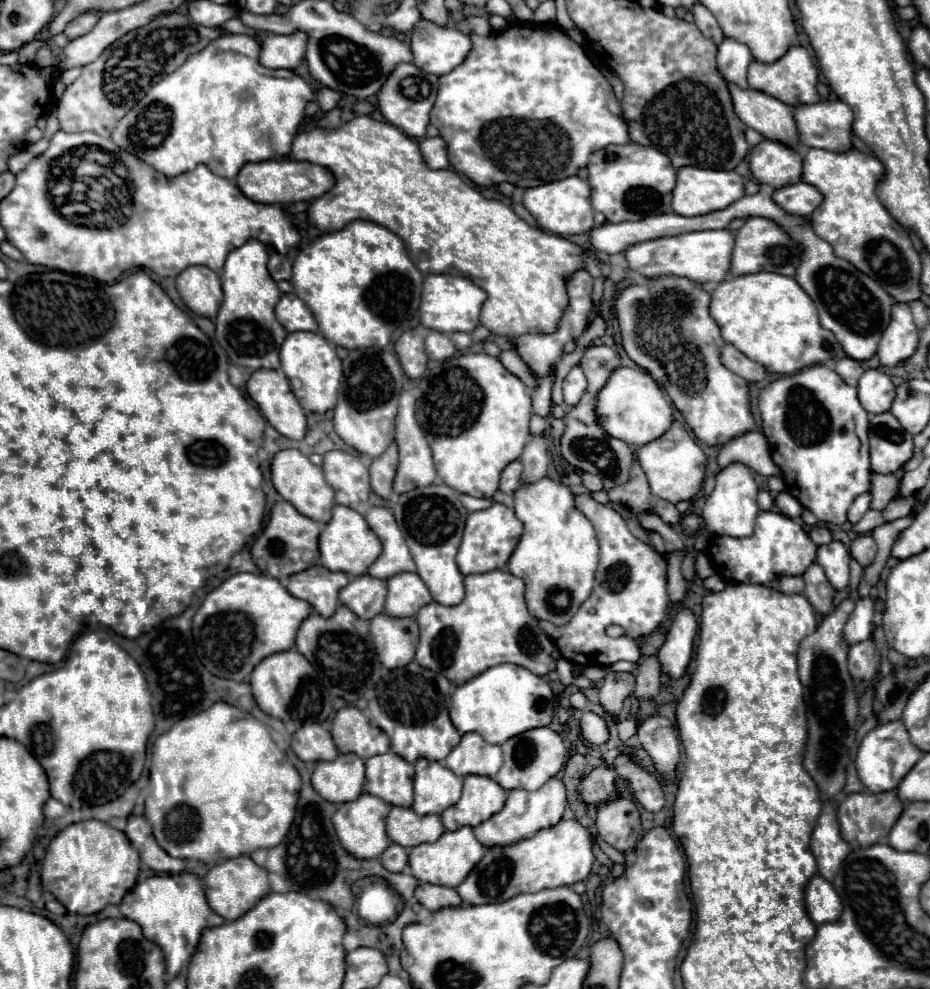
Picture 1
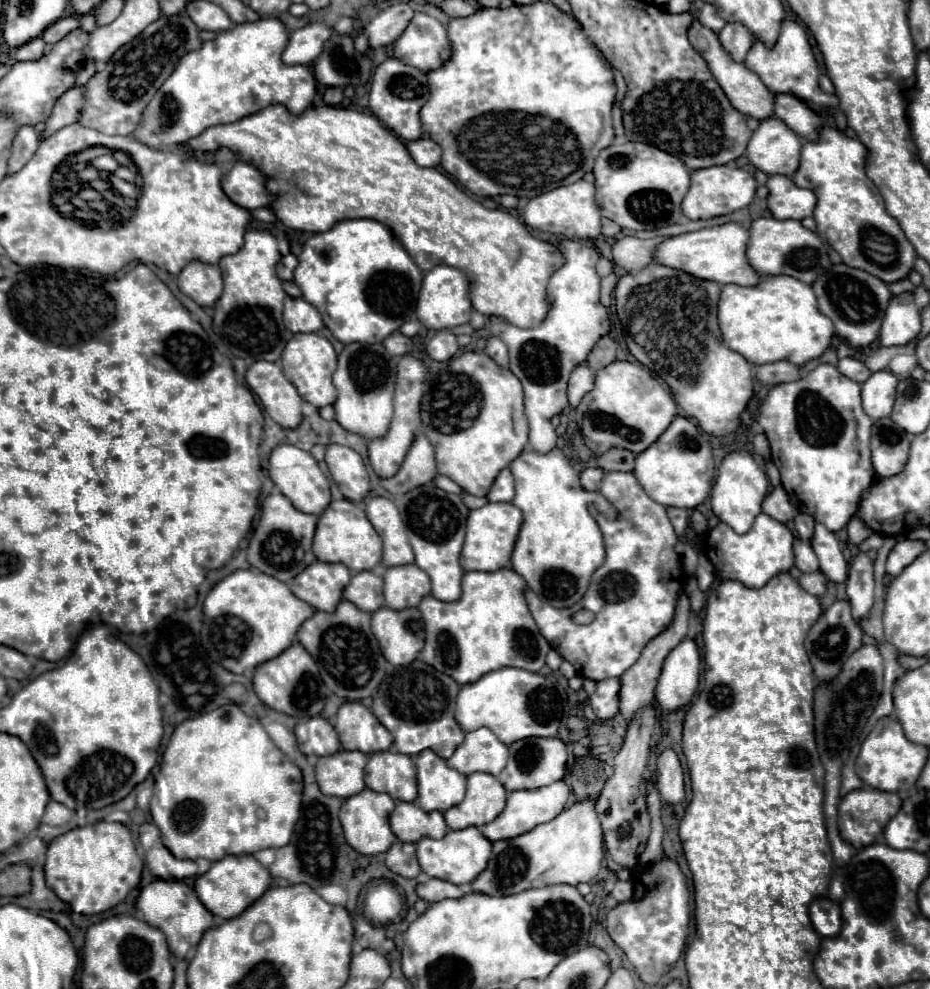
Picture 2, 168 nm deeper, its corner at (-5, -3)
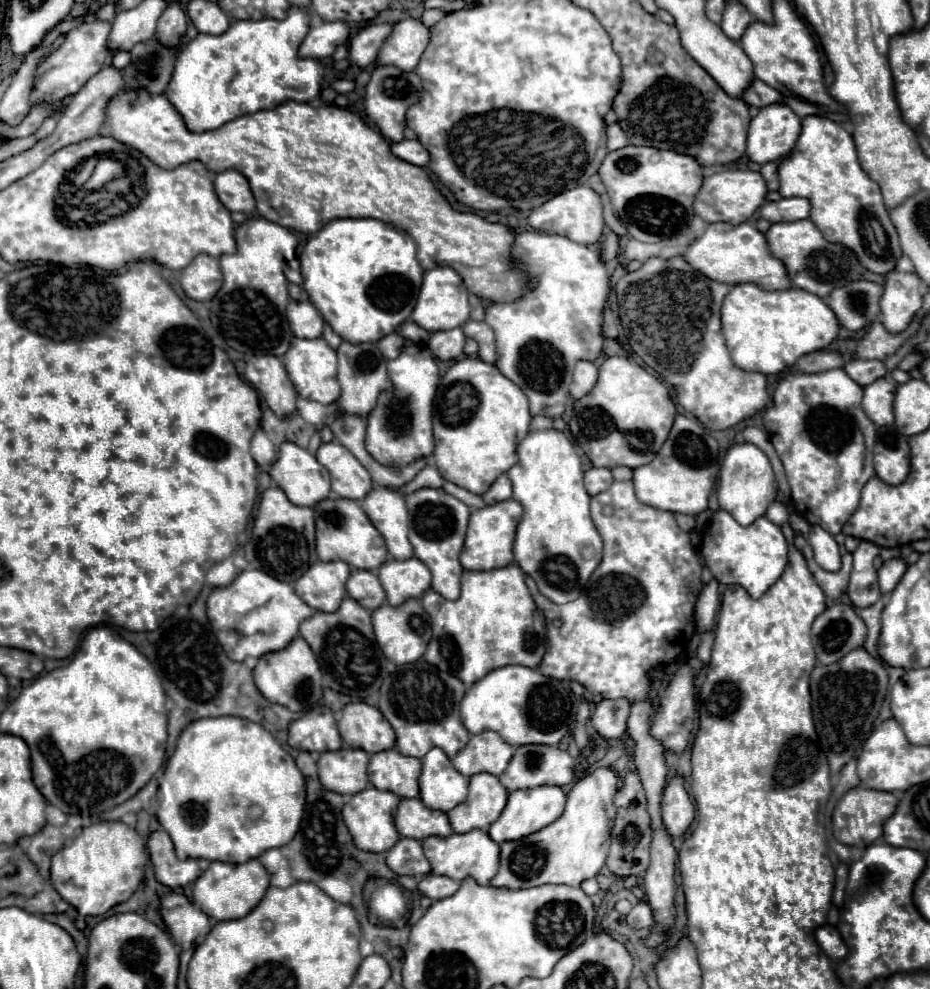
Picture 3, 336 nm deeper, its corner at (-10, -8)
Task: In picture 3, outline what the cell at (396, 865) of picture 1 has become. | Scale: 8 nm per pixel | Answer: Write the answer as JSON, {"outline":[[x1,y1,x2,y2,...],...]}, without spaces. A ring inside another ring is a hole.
{"outline":[[400,838,386,854,386,864,398,876,426,876,432,872,420,842,412,838]]}

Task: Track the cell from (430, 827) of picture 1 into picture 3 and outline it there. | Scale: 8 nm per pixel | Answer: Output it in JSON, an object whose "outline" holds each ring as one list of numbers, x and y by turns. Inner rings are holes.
{"outline":[[404,798,398,804,394,824,404,838,424,840,426,836,450,836,448,816,438,810,428,810,420,798]]}

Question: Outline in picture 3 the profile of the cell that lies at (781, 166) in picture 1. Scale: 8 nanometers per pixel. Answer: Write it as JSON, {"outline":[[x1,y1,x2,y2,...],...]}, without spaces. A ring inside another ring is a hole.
{"outline":[[786,104,762,108,760,114,750,122,746,156,758,164,782,160,782,156,794,148,798,128,802,128,800,118]]}

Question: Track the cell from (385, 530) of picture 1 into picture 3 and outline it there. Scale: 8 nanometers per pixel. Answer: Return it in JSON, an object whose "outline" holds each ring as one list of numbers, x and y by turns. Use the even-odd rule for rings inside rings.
{"outline":[[374,488,370,494,366,494,366,498,360,504,362,504,364,512,370,516,370,522,378,528,378,532,382,532,382,536,386,540,386,548,394,560,406,560,406,556,414,556,412,544,408,540,408,510,406,510,404,496,398,490]]}

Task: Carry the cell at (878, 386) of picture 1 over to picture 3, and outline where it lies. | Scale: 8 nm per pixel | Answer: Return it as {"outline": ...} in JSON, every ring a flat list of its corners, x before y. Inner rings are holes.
{"outline":[[890,378,876,380,864,388,862,410,876,426,890,426,894,422,894,392,898,384]]}

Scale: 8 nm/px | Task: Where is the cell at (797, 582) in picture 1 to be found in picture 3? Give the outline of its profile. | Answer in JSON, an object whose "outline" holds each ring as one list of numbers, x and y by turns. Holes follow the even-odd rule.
{"outline":[[846,552,842,556,842,568,840,568,840,572,826,572,826,570,820,568,820,570,814,572,814,578,816,578,818,586,822,588,822,592,826,594,826,598,836,600,846,590,850,570,852,570,852,554]]}

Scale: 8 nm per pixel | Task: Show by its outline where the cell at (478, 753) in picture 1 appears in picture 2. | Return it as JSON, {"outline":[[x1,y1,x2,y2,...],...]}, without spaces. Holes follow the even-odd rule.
{"outline":[[481,727,465,735,465,741,455,749,447,763,463,775,471,775,475,771,499,775,507,763,507,745,501,743,487,727]]}

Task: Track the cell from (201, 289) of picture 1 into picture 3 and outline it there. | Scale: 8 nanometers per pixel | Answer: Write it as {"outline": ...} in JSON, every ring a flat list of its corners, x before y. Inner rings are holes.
{"outline":[[200,254,196,256,182,272,180,280,182,290,188,298,198,302,208,302,214,298,214,292,222,286,222,272,218,268,218,258]]}

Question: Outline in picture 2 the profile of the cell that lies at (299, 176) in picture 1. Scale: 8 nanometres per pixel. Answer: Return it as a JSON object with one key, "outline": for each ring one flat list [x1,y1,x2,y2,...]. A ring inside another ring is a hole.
{"outline":[[235,161,231,171,221,179,225,195,243,209,257,209,271,205,273,197,265,187,265,175,243,161]]}

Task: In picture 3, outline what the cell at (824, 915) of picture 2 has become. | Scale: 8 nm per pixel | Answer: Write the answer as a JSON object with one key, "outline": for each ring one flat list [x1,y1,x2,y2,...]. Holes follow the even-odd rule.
{"outline":[[824,924,822,928,818,928,818,930,814,932,814,936,816,936,818,944,822,946,822,950,824,950,832,960,840,962,840,960,848,954,848,948,846,948,846,944,844,944,840,932,836,930,836,926]]}

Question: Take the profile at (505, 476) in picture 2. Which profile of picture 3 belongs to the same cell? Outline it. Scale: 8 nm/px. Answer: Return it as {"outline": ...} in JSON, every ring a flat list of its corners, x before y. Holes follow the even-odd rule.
{"outline":[[502,474,496,478,496,482,490,486,490,490,482,496,486,504,498,504,502,500,510,500,512,498,512,484,508,474]]}

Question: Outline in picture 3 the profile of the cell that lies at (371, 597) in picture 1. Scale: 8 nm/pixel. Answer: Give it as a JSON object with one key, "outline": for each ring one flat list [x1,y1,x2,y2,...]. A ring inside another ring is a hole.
{"outline":[[352,570,348,582,346,582,348,594,358,600,368,610,378,608,378,604,386,602,386,592,378,580,378,576,370,570]]}

